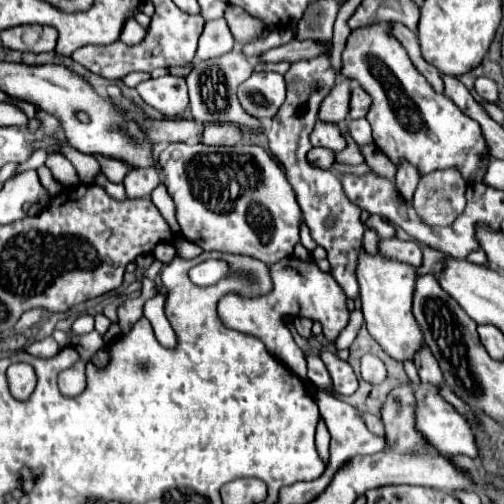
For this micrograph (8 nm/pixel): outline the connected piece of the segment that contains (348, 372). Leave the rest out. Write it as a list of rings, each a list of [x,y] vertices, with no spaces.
[[[322,350],[320,358],[322,358],[322,362],[326,364],[326,368],[330,372],[334,394],[350,396],[358,390],[358,378],[356,378],[356,374],[354,374],[354,370],[348,362],[340,360],[336,354],[332,354],[328,350]]]

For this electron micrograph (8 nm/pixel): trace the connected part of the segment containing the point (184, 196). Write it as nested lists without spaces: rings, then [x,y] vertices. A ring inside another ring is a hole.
[[[172,142],[164,152],[160,152],[160,162],[162,174],[166,176],[164,184],[168,188],[168,194],[174,198],[178,224],[186,240],[198,244],[202,250],[248,254],[266,264],[274,264],[292,256],[294,246],[300,242],[302,210],[296,202],[296,194],[290,182],[286,180],[284,170],[262,146],[250,144],[202,146],[202,144]]]

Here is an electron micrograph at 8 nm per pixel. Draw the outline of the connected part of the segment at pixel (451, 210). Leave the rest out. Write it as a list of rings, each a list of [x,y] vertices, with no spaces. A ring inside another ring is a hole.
[[[456,168],[430,172],[420,178],[420,184],[414,192],[414,200],[412,200],[414,210],[418,212],[422,222],[428,226],[450,226],[466,208],[466,198],[464,198],[466,188],[468,188],[468,184],[462,178],[462,174],[458,174]]]

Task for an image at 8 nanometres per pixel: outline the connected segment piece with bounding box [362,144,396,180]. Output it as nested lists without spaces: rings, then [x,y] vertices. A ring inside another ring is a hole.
[[[374,144],[364,146],[362,152],[364,152],[366,162],[368,162],[368,166],[372,168],[374,174],[378,174],[380,178],[394,180],[394,176],[396,176],[396,166],[394,166],[388,158],[382,158],[382,154],[378,154],[378,148],[376,148]]]

